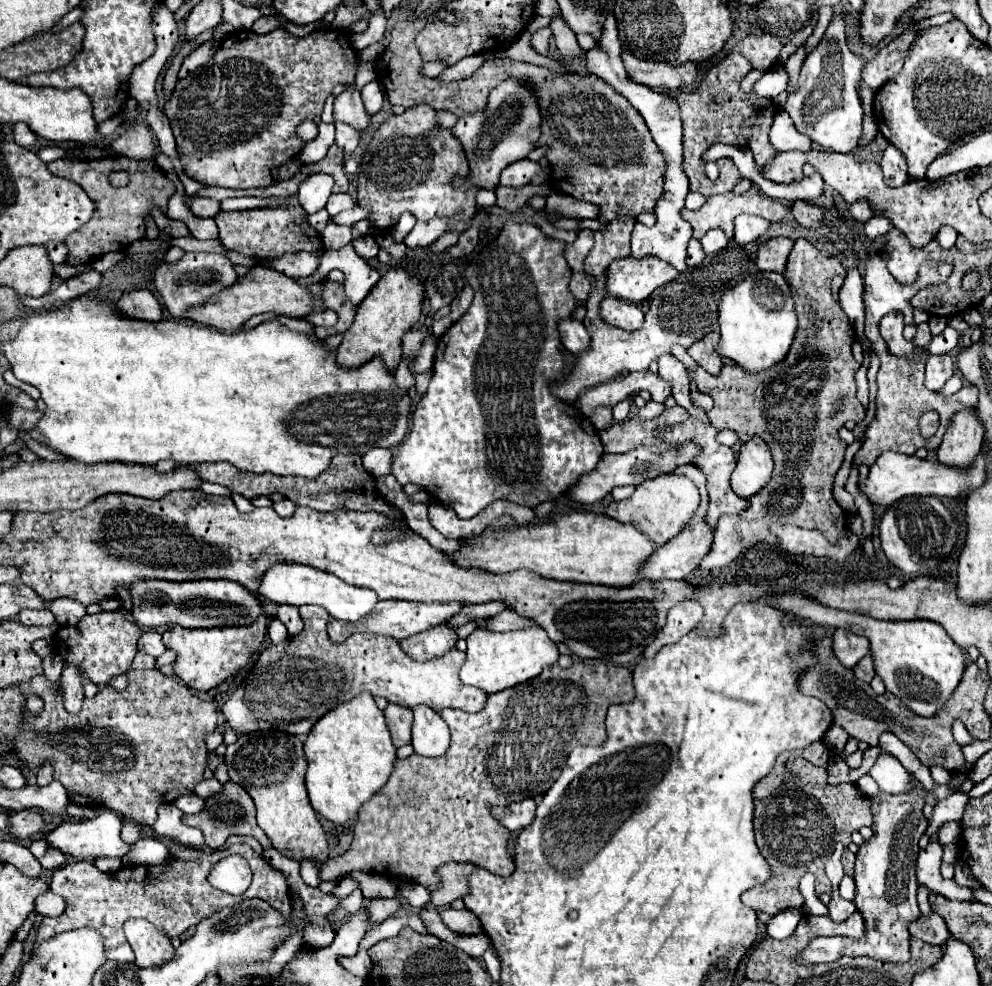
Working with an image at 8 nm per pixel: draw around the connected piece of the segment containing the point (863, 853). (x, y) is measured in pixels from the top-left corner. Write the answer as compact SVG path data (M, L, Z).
M878 792L872 798L872 816L874 816L874 836L860 844L856 854L856 900L860 914L866 920L868 934L864 940L852 938L816 938L810 942L804 954L798 956L798 962L818 964L818 962L836 962L840 956L870 956L882 962L908 962L910 960L910 932L908 926L912 920L920 918L920 908L916 902L918 882L916 882L916 856L920 852L918 840L926 832L928 822L922 816L920 804L908 800L908 796L888 796Z

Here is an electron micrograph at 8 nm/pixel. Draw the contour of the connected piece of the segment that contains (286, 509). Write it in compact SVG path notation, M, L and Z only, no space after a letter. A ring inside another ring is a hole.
M284 498L282 502L276 502L276 504L274 504L274 510L276 510L276 514L278 514L278 516L288 518L288 516L292 516L292 512L296 510L296 504L294 504L292 500Z

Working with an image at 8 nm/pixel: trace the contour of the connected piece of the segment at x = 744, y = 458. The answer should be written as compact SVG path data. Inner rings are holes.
M754 436L750 442L742 444L740 448L736 470L732 472L732 480L730 480L732 490L740 498L748 498L760 492L770 482L772 470L774 470L774 462L768 444L758 436Z

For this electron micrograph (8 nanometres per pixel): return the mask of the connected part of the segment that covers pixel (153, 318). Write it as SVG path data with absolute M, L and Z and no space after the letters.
M148 288L122 294L116 306L130 318L140 318L140 320L150 320L150 322L158 322L162 318L162 306Z

